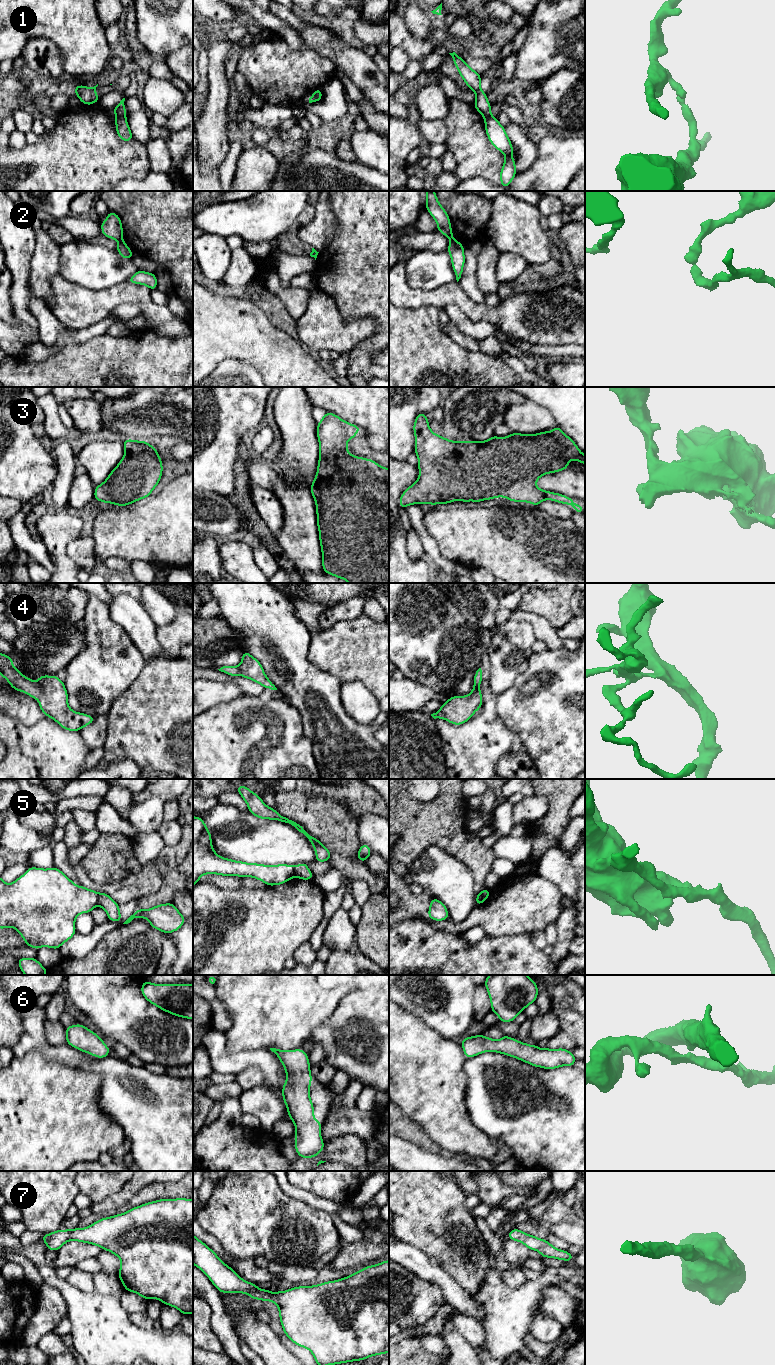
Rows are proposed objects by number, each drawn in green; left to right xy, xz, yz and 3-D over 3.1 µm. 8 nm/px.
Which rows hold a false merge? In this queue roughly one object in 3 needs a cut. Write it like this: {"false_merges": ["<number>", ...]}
{"false_merges": ["1", "2", "5"]}

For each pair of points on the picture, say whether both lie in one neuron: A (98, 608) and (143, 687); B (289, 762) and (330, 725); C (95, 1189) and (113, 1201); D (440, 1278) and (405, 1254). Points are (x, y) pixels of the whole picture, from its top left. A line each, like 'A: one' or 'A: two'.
A: two
B: two
C: two
D: one

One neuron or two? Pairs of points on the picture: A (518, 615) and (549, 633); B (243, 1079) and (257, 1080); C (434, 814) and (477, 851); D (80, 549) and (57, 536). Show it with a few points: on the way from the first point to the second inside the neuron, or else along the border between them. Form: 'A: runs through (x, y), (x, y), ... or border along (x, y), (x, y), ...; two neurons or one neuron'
A: runs through (526, 616), (534, 619), (541, 626); one neuron
B: runs through (246, 1079), (254, 1079); one neuron
C: runs through (445, 825), (466, 846); one neuron
D: border along (81, 535), (67, 547), (67, 554), (78, 565); two neurons

